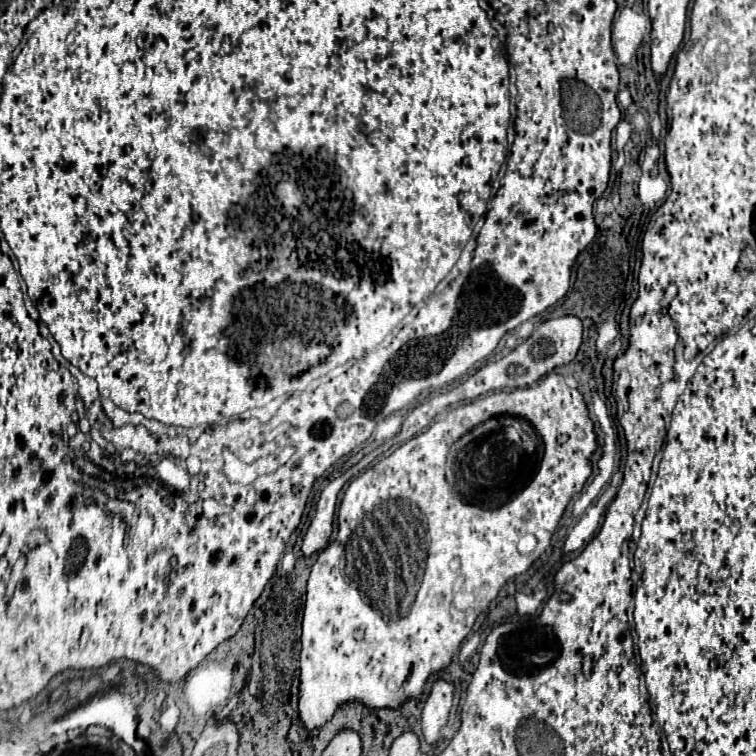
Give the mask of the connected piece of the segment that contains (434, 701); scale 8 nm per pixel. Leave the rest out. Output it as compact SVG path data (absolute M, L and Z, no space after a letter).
M437 679L431 687L431 693L423 707L423 735L427 743L435 743L439 739L441 729L449 719L449 711L453 705L453 685L449 681Z

